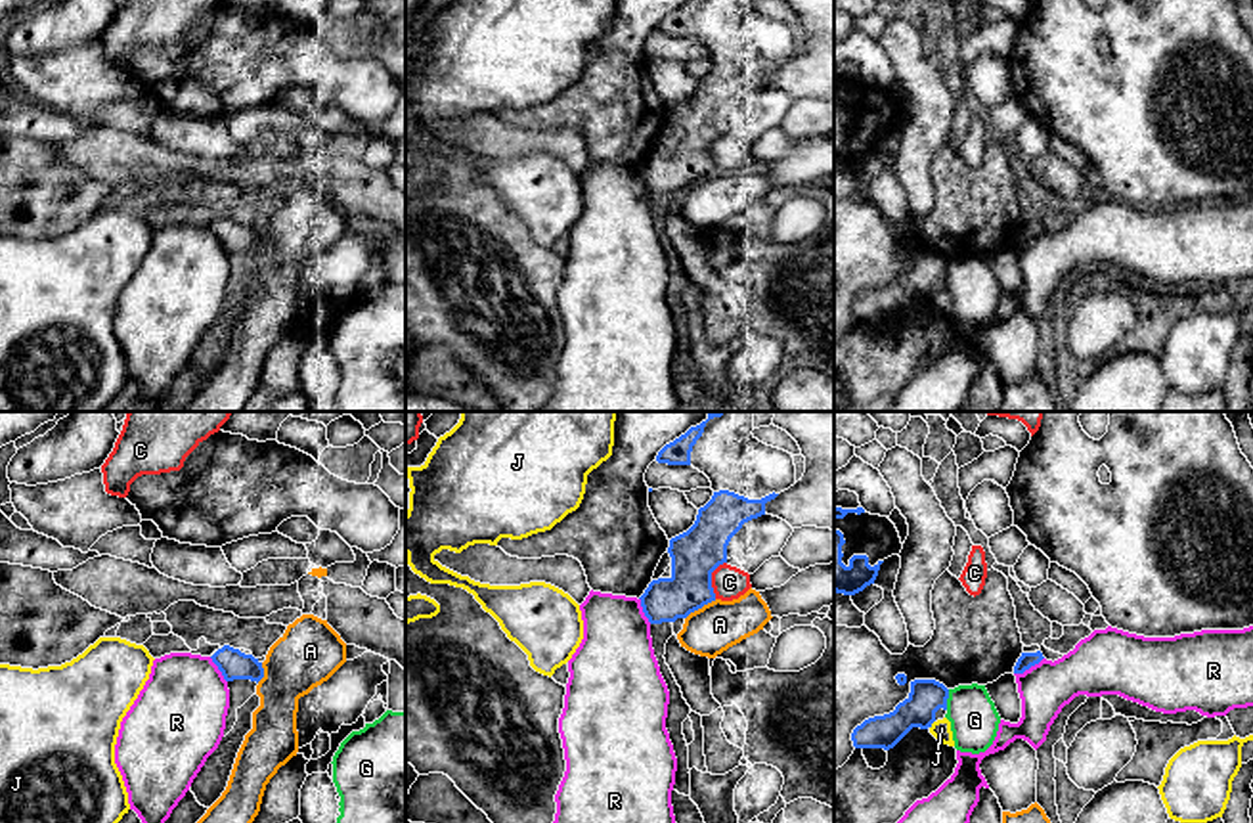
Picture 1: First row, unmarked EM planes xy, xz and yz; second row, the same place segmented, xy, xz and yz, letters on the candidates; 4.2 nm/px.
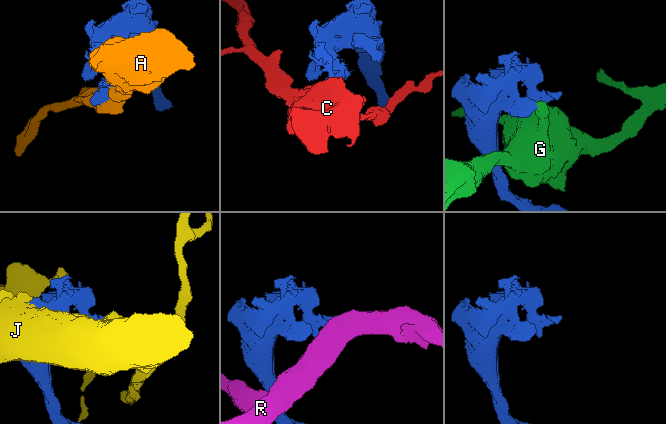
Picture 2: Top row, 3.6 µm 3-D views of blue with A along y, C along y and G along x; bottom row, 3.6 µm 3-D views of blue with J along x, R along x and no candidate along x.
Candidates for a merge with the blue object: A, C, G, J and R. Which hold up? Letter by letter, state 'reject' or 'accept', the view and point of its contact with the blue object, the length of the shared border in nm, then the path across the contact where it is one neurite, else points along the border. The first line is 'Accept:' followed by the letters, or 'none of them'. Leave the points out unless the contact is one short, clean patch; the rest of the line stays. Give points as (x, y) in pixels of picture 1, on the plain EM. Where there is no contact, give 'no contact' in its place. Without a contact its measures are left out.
Accept: none of them
A: reject; contact xz (701, 178); length 160 nm
C: reject; contact xz (710, 150); length 170 nm
G: reject; contact yz (947, 268); length 90 nm; border yz (949, 261), (945, 280)
J: reject; contact yz (932, 293); length 40 nm
R: reject; contact yz (1028, 240); length 150 nm

